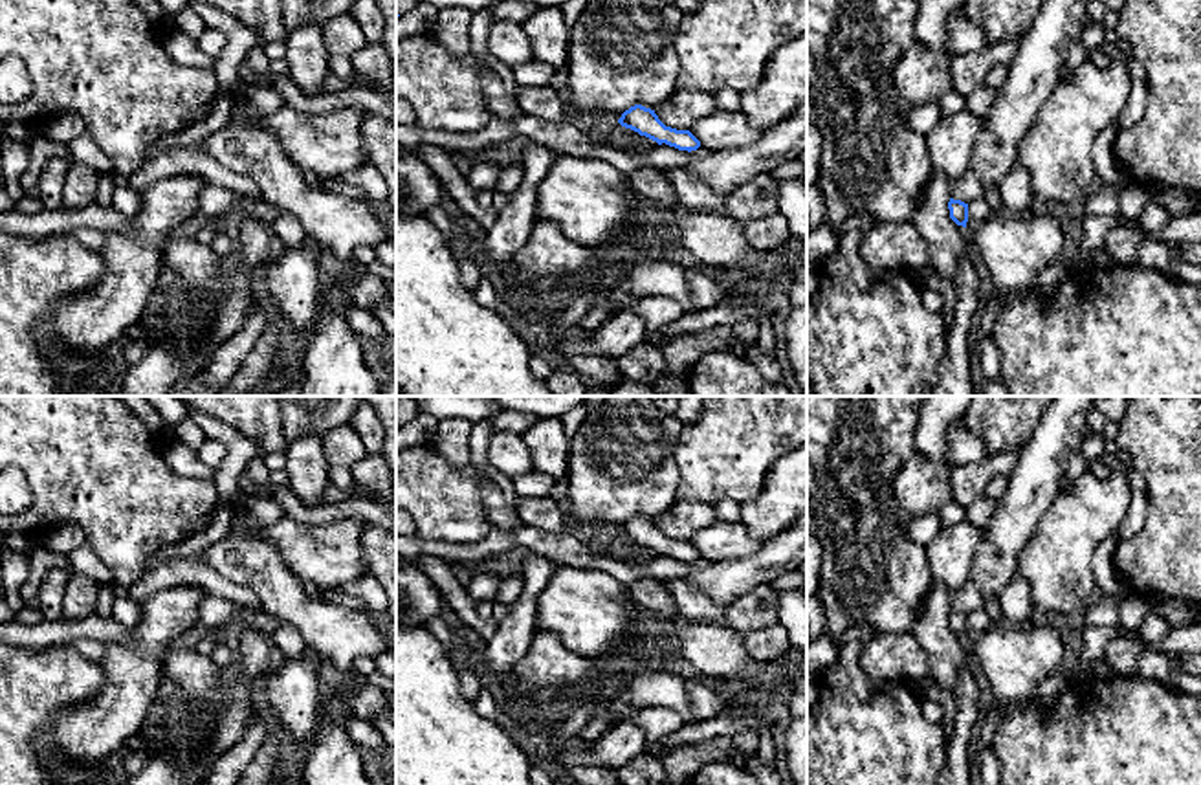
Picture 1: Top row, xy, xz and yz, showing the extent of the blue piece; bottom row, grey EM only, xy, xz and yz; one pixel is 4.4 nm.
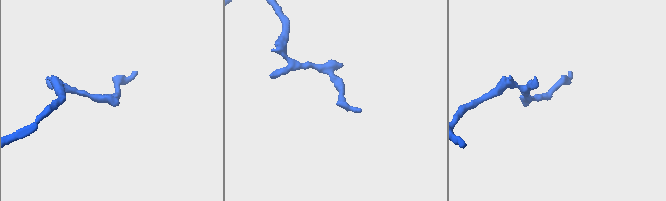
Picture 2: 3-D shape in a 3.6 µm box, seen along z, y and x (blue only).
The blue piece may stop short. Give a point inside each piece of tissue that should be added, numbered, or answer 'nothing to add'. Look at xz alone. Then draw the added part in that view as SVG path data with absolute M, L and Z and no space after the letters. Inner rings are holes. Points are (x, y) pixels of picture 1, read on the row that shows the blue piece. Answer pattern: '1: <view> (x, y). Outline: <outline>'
nothing to add

